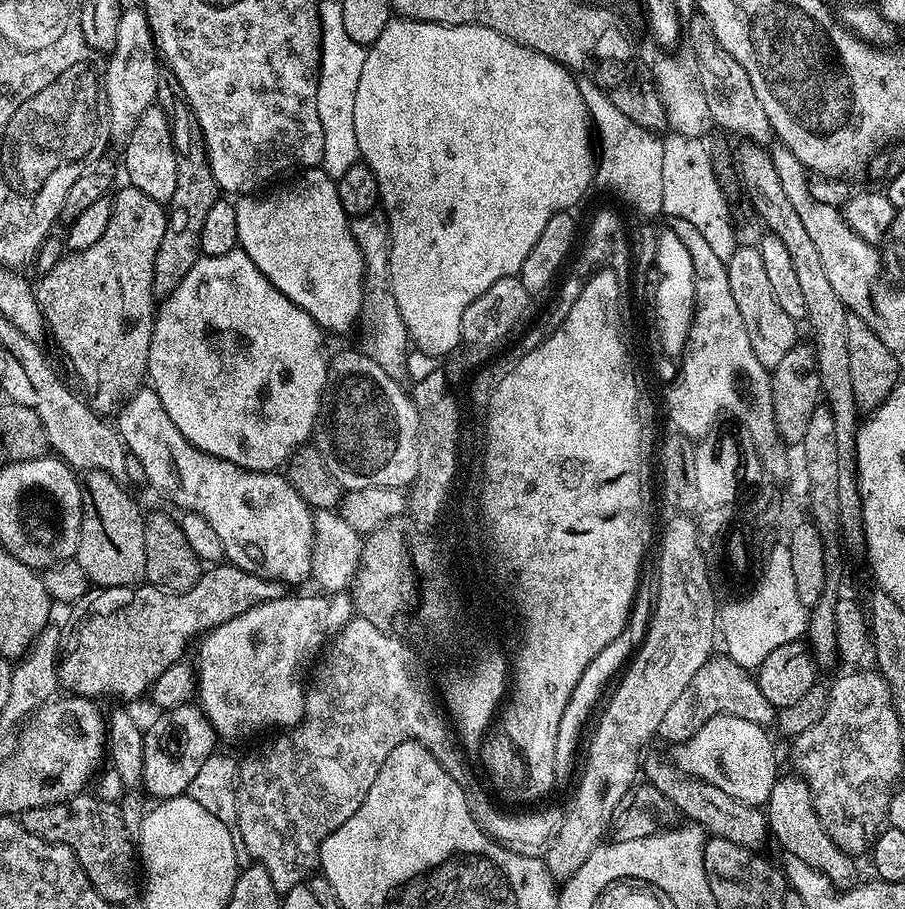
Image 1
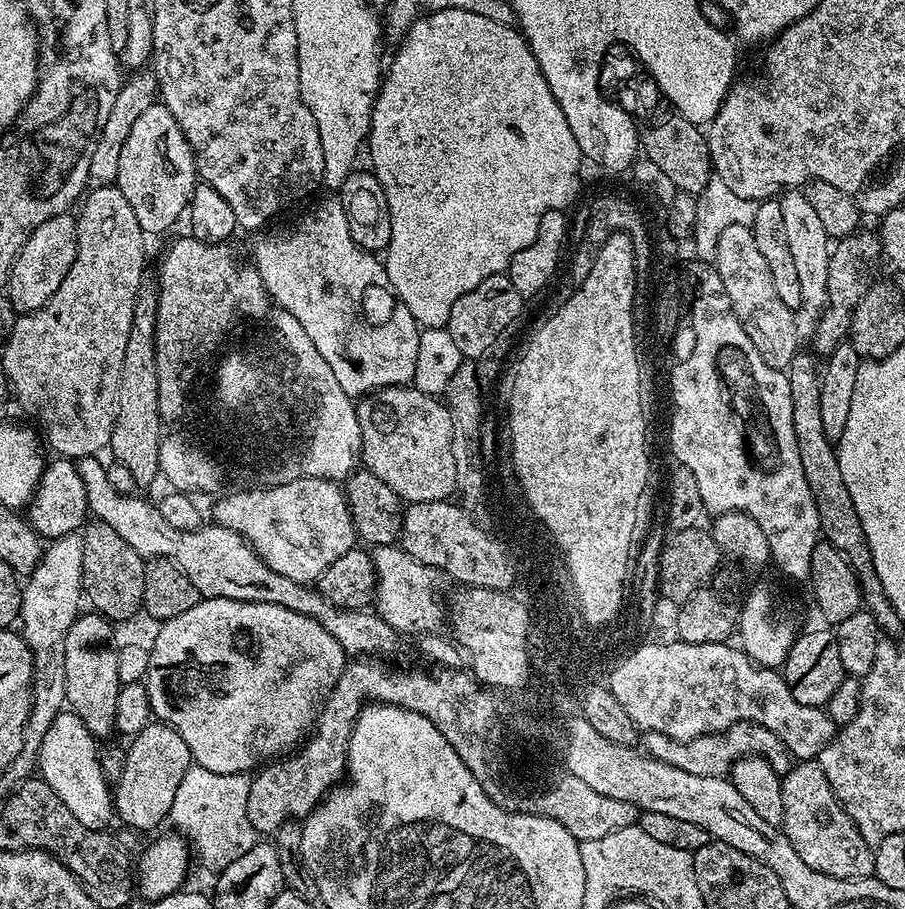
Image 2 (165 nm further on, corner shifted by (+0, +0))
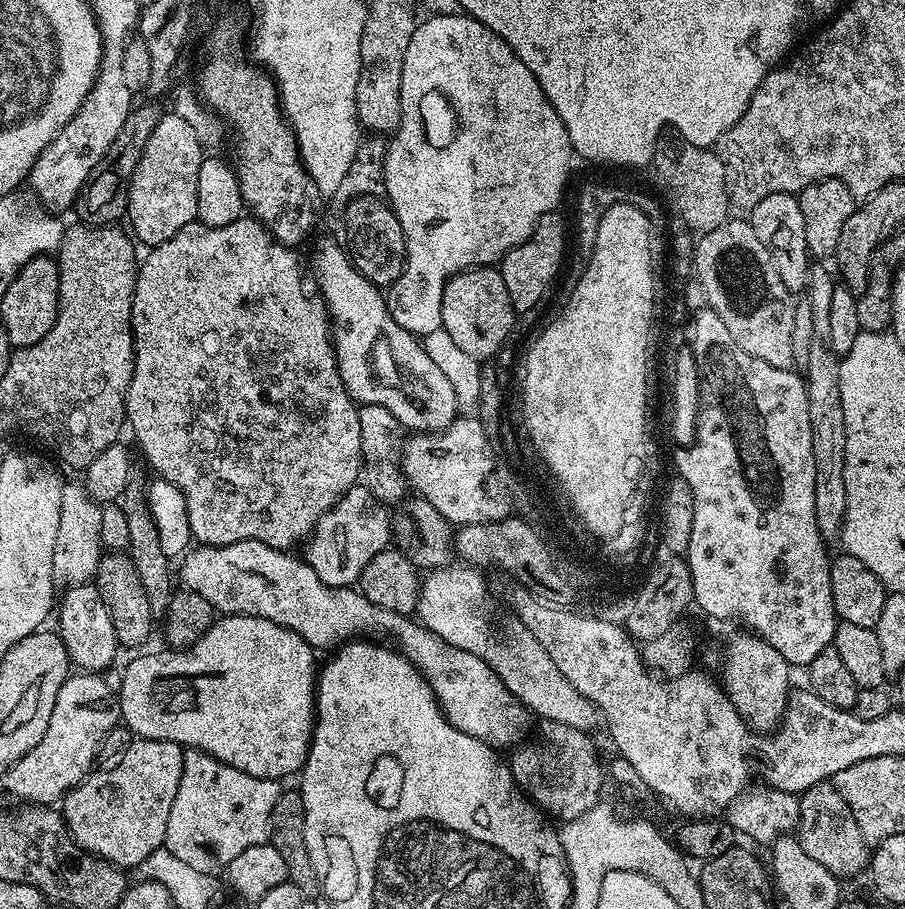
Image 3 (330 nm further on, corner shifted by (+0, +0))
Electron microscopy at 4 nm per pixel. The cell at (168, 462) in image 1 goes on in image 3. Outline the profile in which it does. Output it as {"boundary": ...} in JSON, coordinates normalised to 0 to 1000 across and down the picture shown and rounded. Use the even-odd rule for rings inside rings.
{"boundary":[[[396,530],[349,575],[347,589],[339,595],[338,618],[360,645],[383,647],[397,639],[404,618],[430,602],[432,594],[430,560],[413,548],[410,537]]]}

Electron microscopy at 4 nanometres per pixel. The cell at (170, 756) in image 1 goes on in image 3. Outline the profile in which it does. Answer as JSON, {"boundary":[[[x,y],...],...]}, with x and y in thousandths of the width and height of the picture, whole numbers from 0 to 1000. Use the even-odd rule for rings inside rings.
{"boundary":[[[150,812],[129,840],[112,844],[112,849],[103,848],[83,867],[76,867],[69,877],[69,897],[84,930],[101,942],[110,942],[138,957],[150,957],[166,939],[180,933],[183,909],[188,904],[188,887],[192,887],[192,873],[197,873],[201,856],[203,828],[204,824],[192,816]]]}

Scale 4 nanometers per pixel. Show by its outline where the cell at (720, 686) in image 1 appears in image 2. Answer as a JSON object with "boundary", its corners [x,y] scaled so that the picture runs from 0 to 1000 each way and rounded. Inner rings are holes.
{"boundary":[[[817,792],[811,799],[794,807],[773,810],[769,814],[741,814],[726,805],[715,806],[716,815],[709,820],[710,826],[723,836],[730,836],[749,847],[758,847],[758,851],[772,854],[793,854],[803,850],[813,837],[822,833],[843,833],[860,853],[867,853],[877,842],[877,833],[871,826],[864,812],[855,807],[855,803],[846,803],[846,799]]]}

